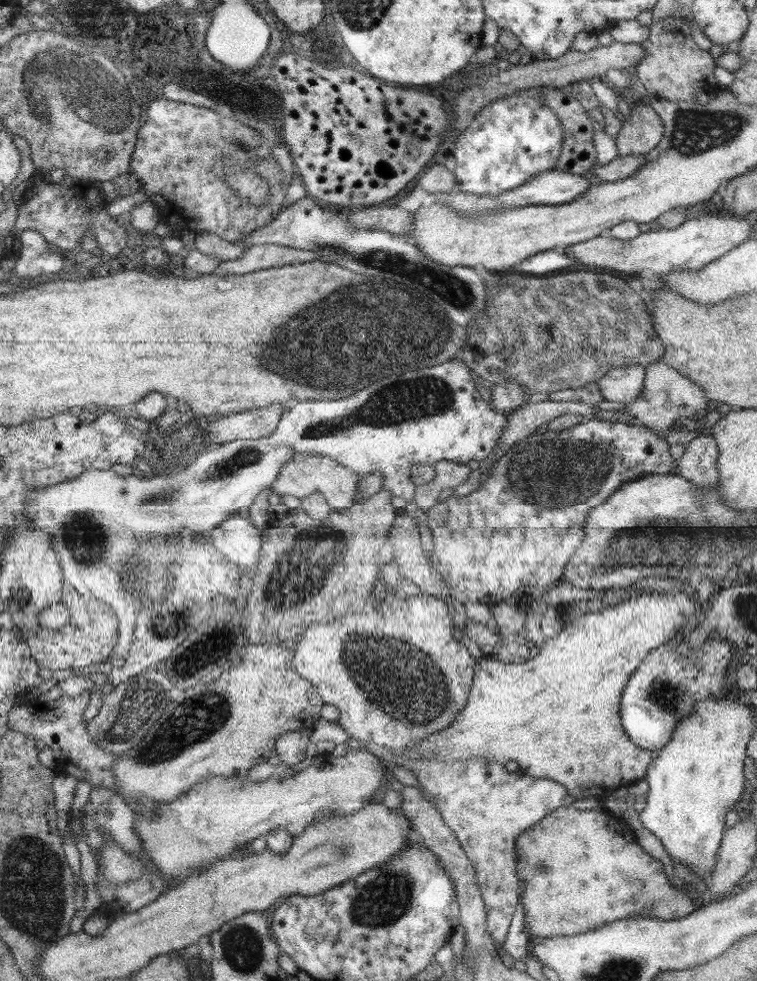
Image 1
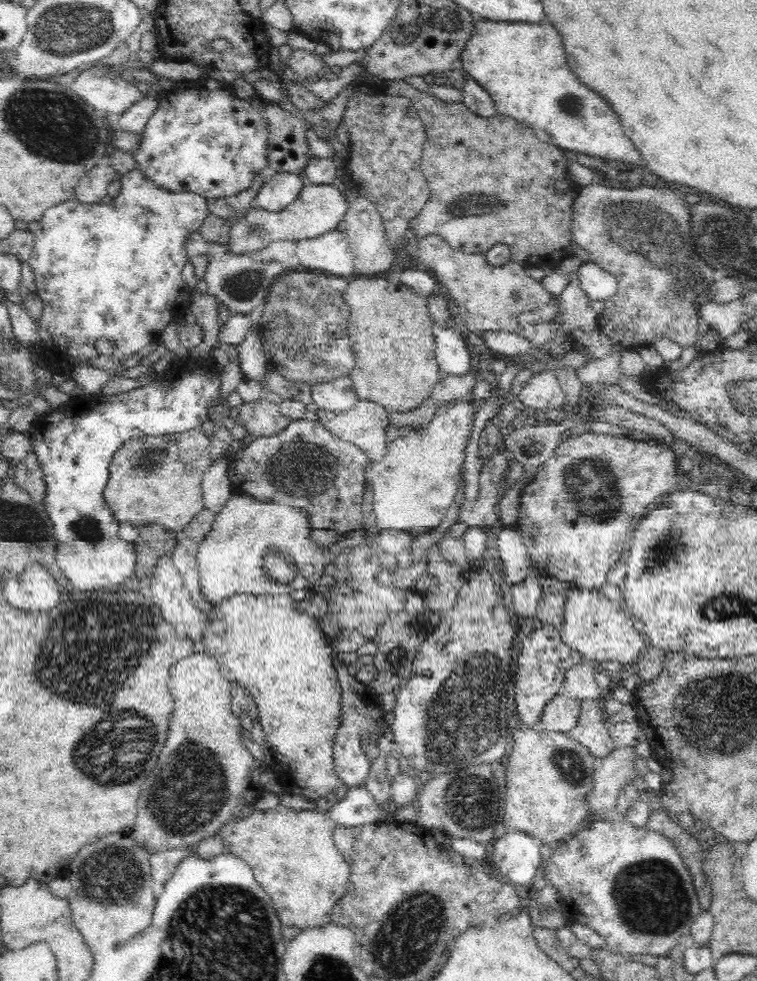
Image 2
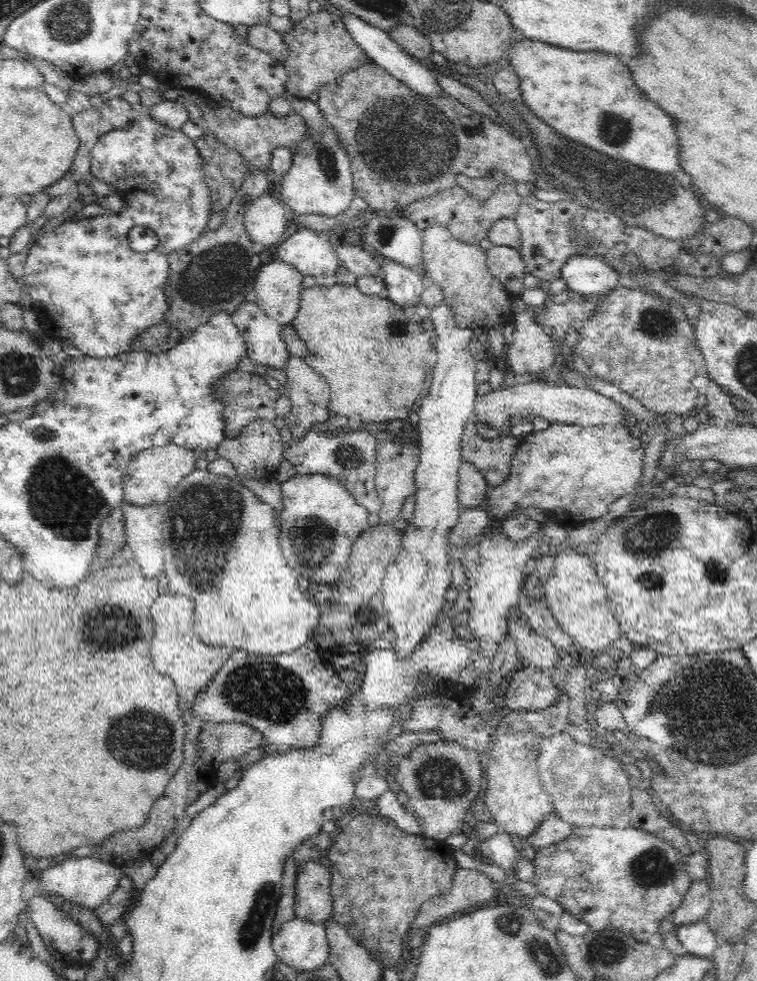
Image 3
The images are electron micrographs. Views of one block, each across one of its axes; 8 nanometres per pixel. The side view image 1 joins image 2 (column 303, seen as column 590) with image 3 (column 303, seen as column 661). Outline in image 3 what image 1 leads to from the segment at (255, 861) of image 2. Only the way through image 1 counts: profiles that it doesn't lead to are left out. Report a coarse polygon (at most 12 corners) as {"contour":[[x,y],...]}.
{"contour":[[312,857],[297,867],[296,917],[333,916],[332,871]]}

